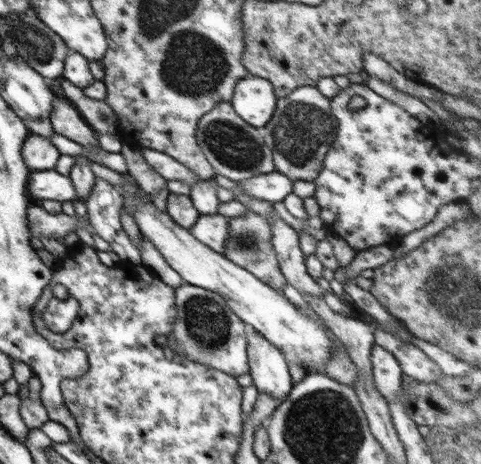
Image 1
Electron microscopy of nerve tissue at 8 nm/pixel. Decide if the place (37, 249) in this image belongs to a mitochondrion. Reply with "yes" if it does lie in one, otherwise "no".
no

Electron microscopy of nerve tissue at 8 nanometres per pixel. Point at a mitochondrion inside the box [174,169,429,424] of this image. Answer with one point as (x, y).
(206, 323)

